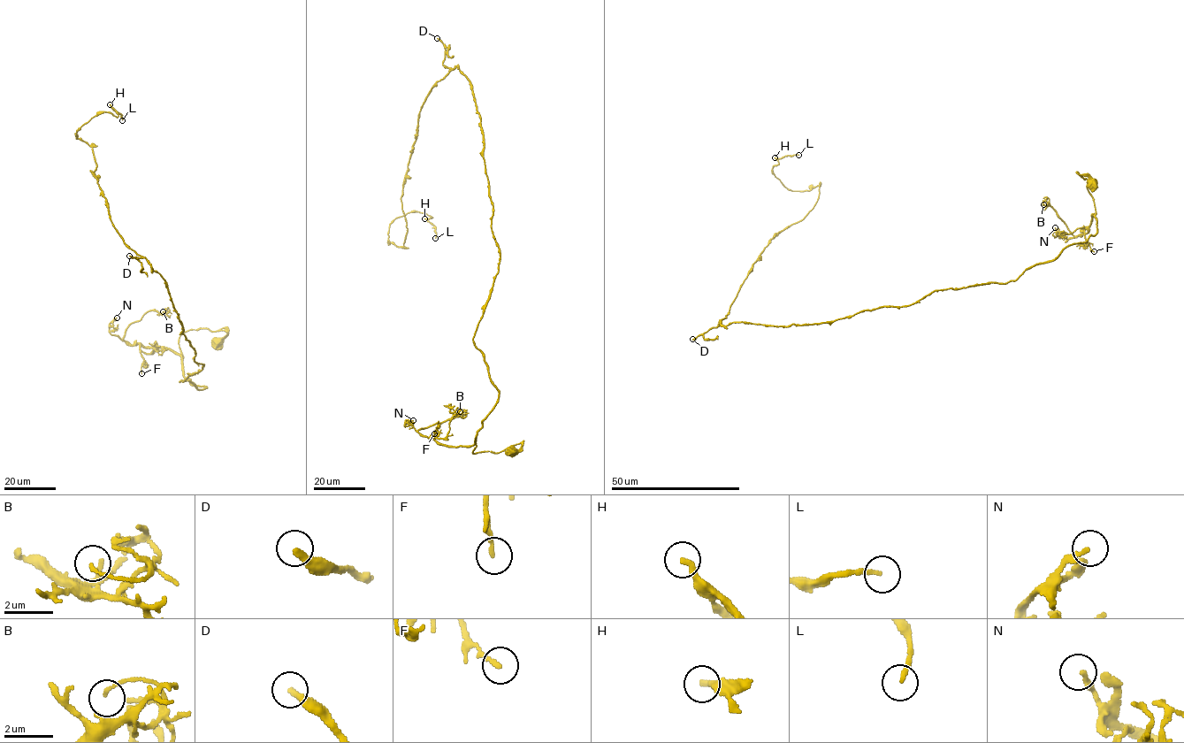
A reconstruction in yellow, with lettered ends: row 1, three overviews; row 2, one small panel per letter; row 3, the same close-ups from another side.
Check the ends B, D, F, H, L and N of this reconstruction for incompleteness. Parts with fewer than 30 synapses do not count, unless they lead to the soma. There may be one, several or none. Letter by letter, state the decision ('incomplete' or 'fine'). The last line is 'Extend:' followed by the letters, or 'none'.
B: fine
D: incomplete
F: fine
H: fine
L: incomplete
N: fine
Extend: D, L

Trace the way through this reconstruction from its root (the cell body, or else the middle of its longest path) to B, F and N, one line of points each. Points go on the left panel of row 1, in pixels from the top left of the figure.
B: (217, 341), (225, 332), (187, 330), (179, 340), (182, 357), (123, 340), (131, 324), (163, 311)
F: (217, 341), (225, 332), (198, 328), (187, 330), (179, 337), (182, 357), (167, 348), (141, 346), (141, 373)
N: (217, 341), (225, 332), (187, 330), (179, 340), (182, 357), (111, 335), (108, 325), (117, 317)

